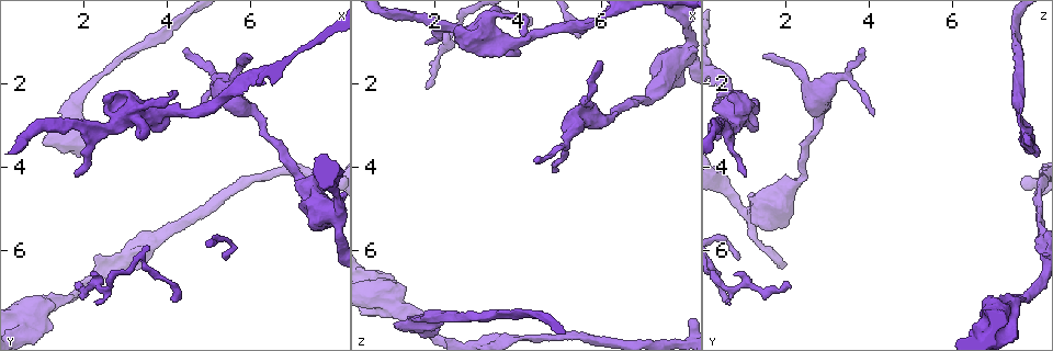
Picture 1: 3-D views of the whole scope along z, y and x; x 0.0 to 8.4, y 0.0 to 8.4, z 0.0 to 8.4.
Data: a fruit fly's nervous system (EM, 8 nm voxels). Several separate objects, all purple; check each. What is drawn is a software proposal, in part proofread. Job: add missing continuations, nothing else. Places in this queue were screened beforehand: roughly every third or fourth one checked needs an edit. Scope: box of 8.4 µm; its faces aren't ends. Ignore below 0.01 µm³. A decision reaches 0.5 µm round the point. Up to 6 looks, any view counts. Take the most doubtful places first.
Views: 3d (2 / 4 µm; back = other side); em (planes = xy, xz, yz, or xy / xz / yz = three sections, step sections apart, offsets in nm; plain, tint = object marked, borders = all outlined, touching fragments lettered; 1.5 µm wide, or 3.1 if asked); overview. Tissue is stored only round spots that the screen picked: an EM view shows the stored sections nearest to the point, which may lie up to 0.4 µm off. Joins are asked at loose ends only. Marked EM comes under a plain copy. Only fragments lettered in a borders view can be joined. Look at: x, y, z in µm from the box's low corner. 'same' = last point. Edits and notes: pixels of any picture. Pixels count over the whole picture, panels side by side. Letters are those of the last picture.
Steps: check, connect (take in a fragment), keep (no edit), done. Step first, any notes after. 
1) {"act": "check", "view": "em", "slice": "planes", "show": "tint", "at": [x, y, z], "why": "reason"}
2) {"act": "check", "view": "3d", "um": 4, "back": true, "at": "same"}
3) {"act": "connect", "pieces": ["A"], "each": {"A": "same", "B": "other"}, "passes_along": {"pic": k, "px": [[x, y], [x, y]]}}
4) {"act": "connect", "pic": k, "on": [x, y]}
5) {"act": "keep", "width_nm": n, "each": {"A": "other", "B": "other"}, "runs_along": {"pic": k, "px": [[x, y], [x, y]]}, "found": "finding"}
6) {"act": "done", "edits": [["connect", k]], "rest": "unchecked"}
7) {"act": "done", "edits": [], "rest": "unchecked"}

{"act": "check", "view": "3d", "um": 2, "at": [1.00, 3.45, 7.75], "why": "branch stops here"}

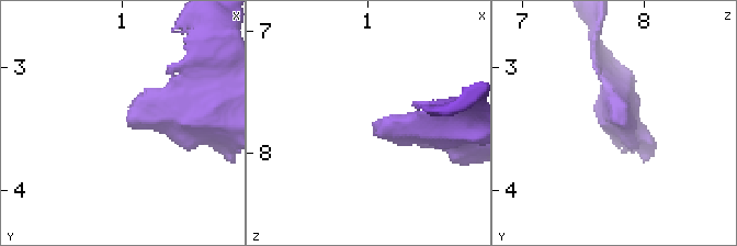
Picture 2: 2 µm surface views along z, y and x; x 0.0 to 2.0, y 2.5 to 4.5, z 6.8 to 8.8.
{"act": "check", "view": "em", "slice": "planes", "show": "borders", "at": [1.02, 3.42, 7.74]}

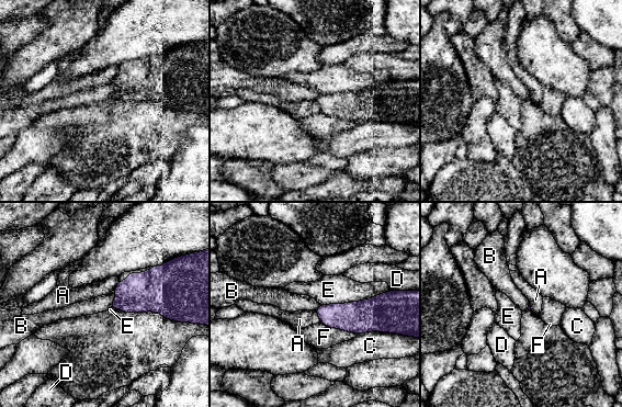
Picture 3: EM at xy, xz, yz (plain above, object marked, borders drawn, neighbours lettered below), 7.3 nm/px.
{"act": "keep", "each": {"A": "other", "B": "other", "C": "other", "D": "other", "E": "other", "F": "other"}, "border": {"pic": 3, "px": [[115, 290], [115, 300], [109, 307]]}, "found": "none of them fits"}

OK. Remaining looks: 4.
{"act": "check", "view": "3d", "um": 4, "at": [4.95, 2.70, 4.05], "why": "thin end"}

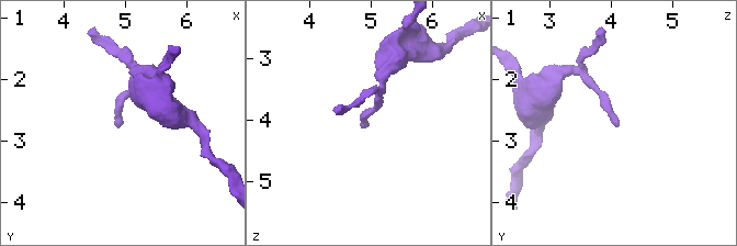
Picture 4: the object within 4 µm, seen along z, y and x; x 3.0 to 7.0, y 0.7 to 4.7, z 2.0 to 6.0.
{"act": "check", "view": "em", "slice": "planes", "show": "borders", "at": [4.95, 2.75, 4.10]}

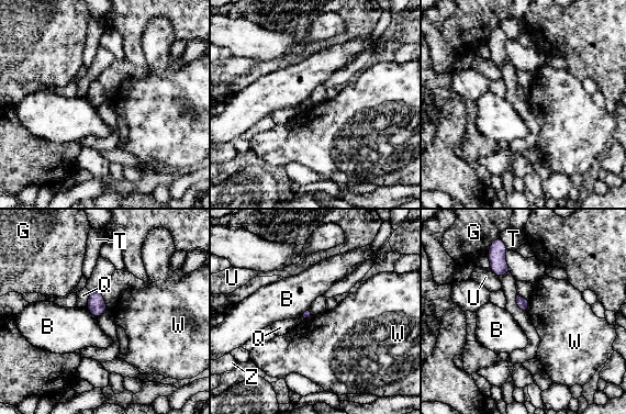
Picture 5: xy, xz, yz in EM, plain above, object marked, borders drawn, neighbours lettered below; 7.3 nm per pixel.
{"act": "keep", "each": {"B": "other", "G": "other", "Q": "other", "T": "other", "U": "other", "W": "other", "Z": "other"}, "border": {"pic": 5, "px": [[529, 299], [526, 312]]}, "found": "no lettered fragment goes on from it"}

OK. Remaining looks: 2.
{"act": "check", "view": "em", "slice": "yz", "step": 8, "show": "borders", "at": [4.20, 2.20, 0.90], "why": "thin end"}

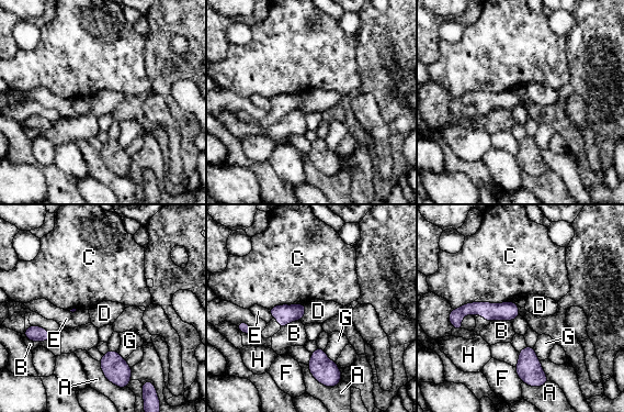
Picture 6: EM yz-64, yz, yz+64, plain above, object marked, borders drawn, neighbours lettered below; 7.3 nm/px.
{"act": "check", "view": "em", "slice": "planes", "show": "borders", "at": "same", "why": "cut it another way"}

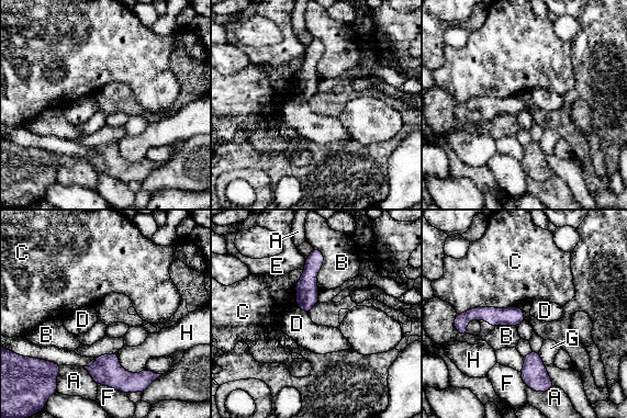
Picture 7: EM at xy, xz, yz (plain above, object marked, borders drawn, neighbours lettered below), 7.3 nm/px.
{"act": "keep", "each": {"A": "other", "B": "other", "C": "other", "D": "other", "E": "other", "F": "other", "G": "other", "H": "other"}, "border": {"pic": 7, "px": [[297, 305], [306, 313]]}, "found": "none of them fits"}

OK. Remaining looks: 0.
{"act": "done", "edits": [], "rest": "unchecked"}

